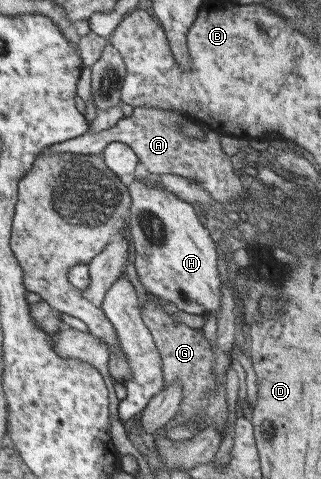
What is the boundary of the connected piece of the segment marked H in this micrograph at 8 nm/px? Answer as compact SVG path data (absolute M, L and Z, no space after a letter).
M129 179L131 195L131 219L128 228L131 233L131 241L135 248L138 263L135 269L138 271L141 285L148 293L166 300L183 312L207 316L211 311L219 309L219 273L217 273L217 255L213 240L209 237L208 229L199 223L195 211L186 201L179 201L173 192L166 190L159 184L148 184L143 180Z

